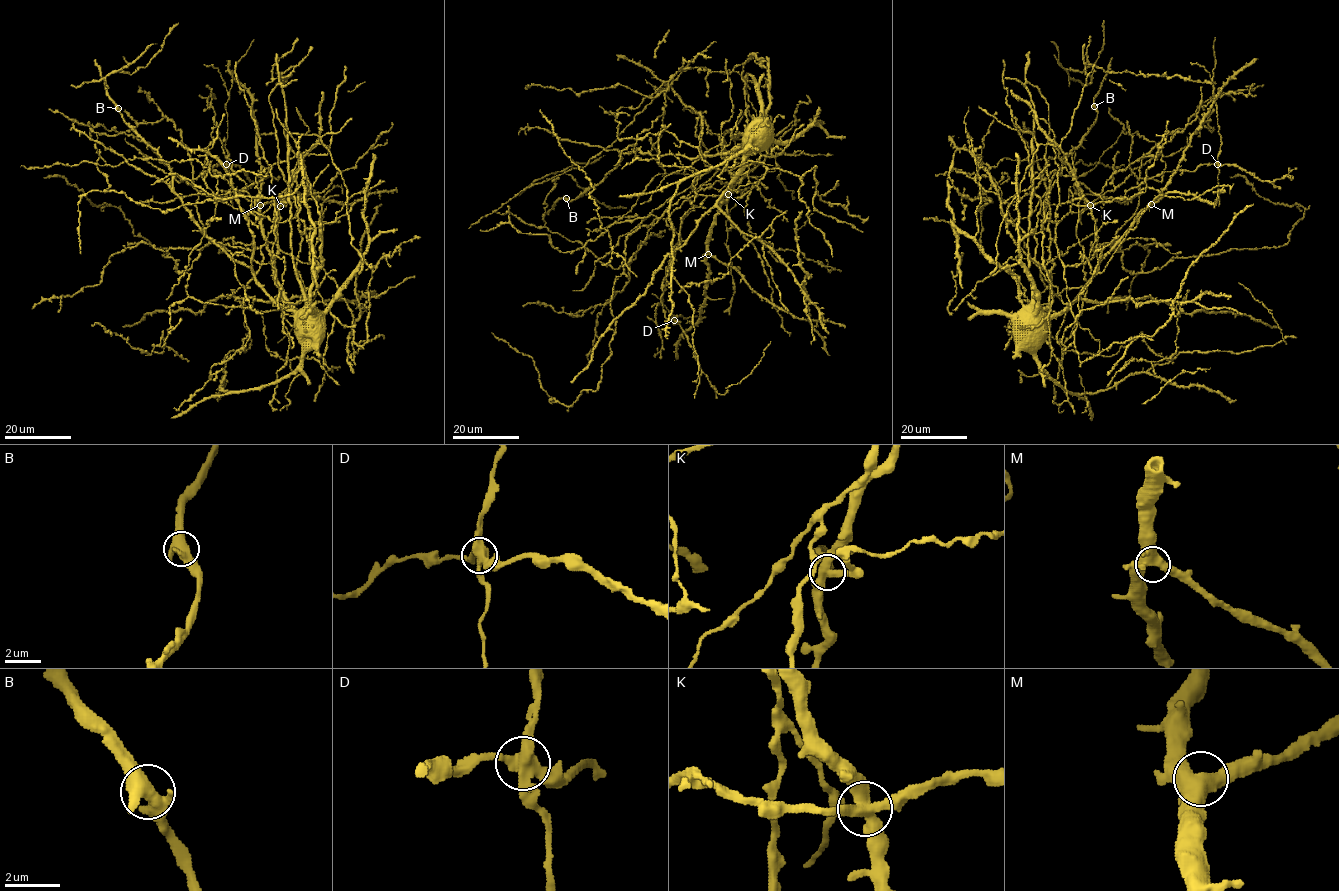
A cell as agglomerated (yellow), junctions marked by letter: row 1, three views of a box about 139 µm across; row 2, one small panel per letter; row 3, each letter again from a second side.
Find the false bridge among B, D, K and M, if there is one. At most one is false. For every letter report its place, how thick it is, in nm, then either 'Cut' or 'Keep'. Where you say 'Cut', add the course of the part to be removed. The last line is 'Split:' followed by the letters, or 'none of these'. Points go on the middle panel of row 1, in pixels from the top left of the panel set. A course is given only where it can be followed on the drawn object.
B: Place: (566, 198). Thickness 480 nm. Keep
D: Place: (674, 320). Thickness 440 nm. Cut. Course of the part to remove: (674, 320), (674, 324), (673, 319), (677, 316), (702, 318)
K: Place: (728, 194). Thickness 460 nm. Keep
M: Place: (708, 254). Thickness 480 nm. Keep
Split: D

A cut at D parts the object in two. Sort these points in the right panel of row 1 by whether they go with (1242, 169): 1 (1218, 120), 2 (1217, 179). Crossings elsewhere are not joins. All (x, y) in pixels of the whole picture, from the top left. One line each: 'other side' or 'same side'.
1: other side
2: other side

